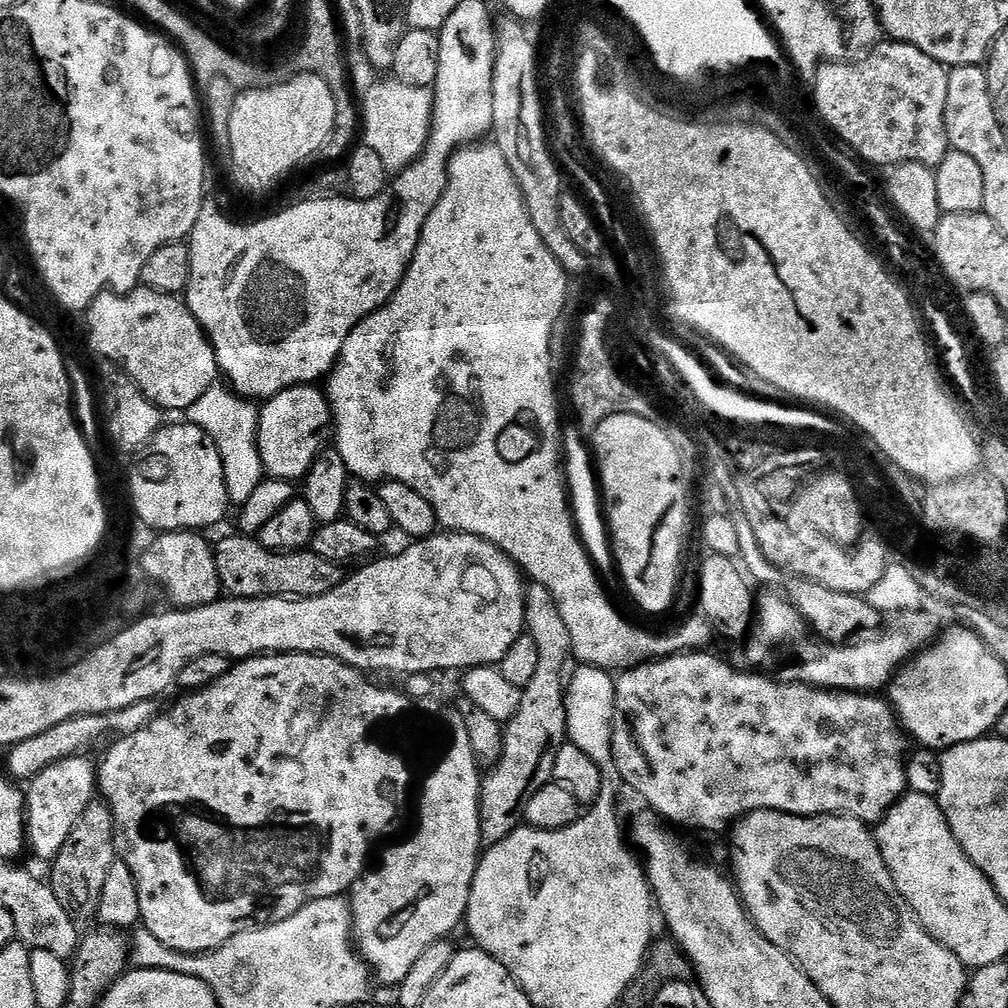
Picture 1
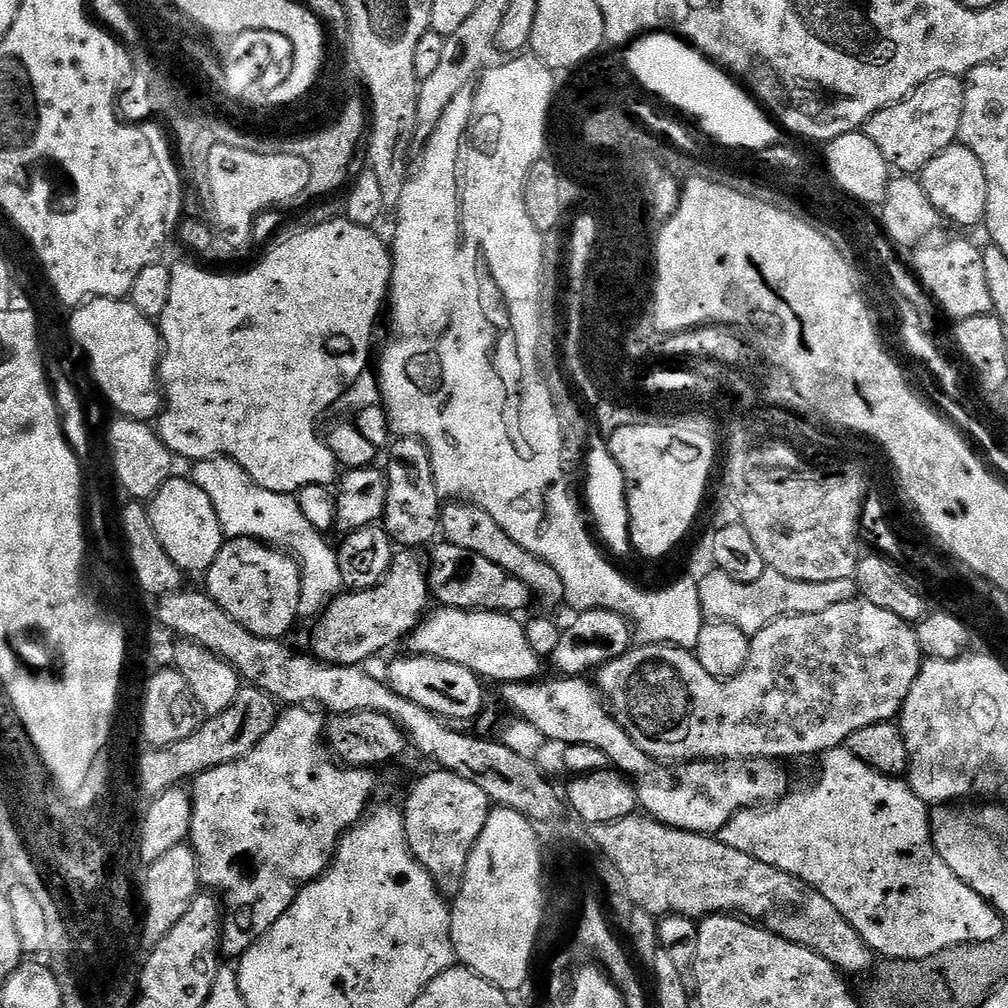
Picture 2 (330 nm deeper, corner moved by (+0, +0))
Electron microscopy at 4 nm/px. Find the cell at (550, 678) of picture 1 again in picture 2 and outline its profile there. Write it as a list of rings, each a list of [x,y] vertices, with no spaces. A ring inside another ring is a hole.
[[[463,502],[445,503],[440,513],[440,532],[447,543],[462,546],[462,550],[470,550],[481,558],[490,558],[494,566],[500,566],[506,574],[518,578],[518,582],[532,592],[537,605],[540,603],[544,608],[556,608],[565,603],[562,578],[554,571],[554,566],[530,554],[530,550],[522,550],[522,546],[518,546],[518,542],[514,542],[514,538],[510,538],[510,534],[506,534],[506,530],[502,530],[490,514],[486,514],[486,510]]]

